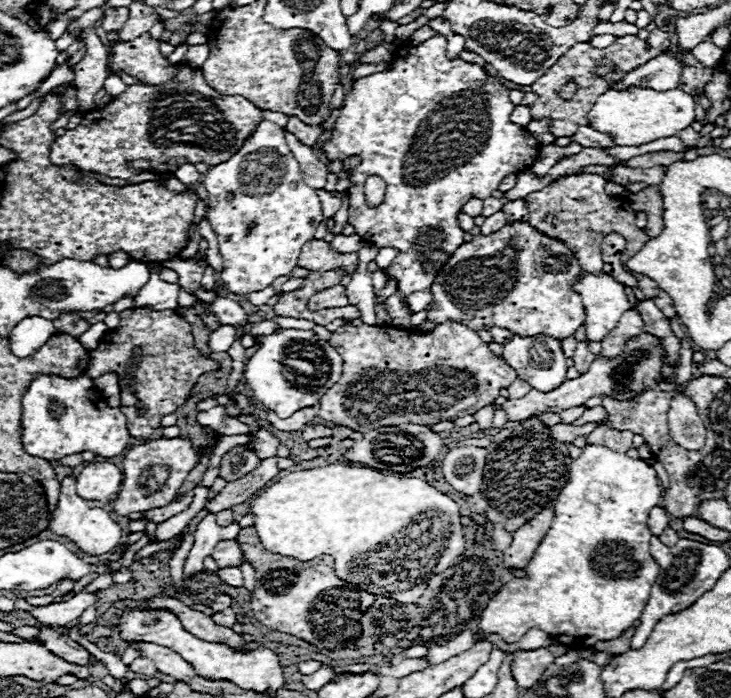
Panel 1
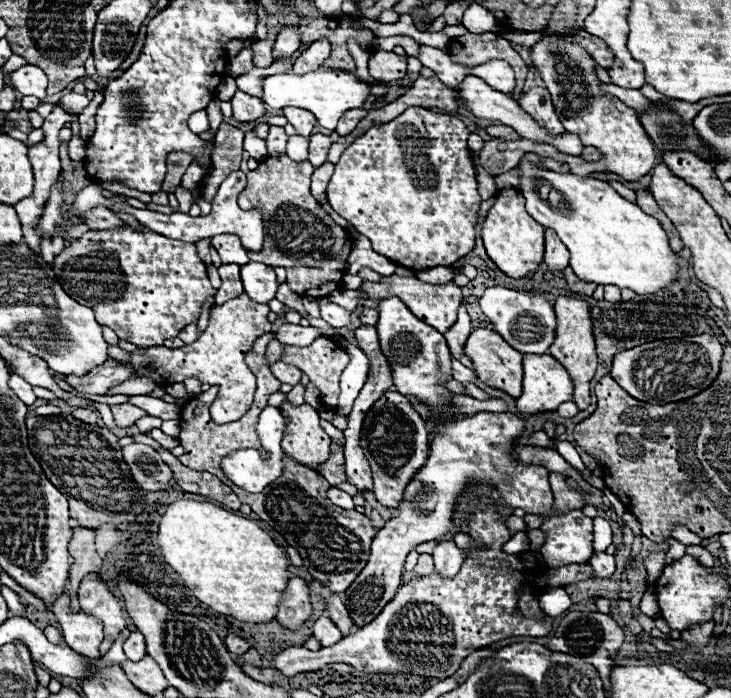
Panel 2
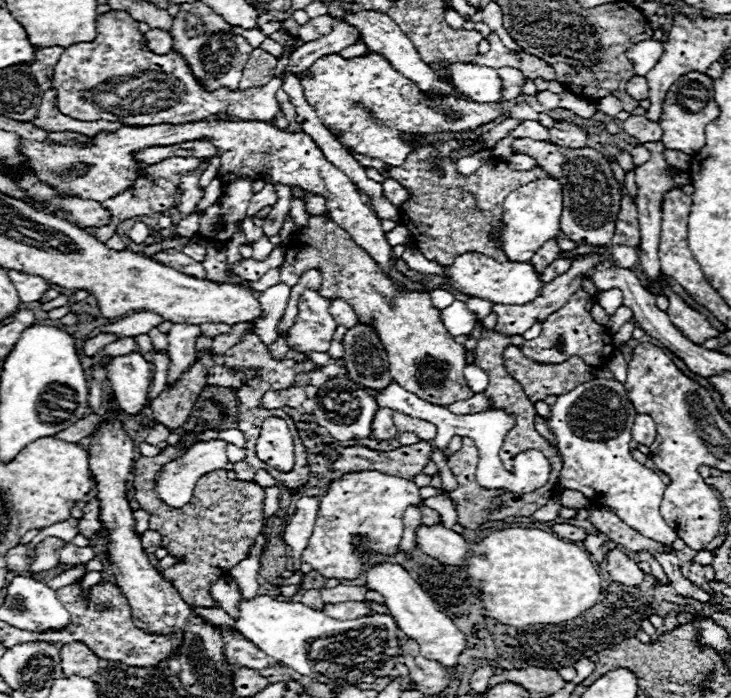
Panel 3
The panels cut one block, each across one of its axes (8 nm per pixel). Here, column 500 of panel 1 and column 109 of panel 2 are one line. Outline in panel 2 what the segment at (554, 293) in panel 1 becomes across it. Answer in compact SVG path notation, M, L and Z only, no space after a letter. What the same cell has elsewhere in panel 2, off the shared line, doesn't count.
M116 226L108 230L88 230L54 258L52 268L64 292L76 302L90 306L98 324L112 328L118 338L140 348L162 346L166 338L174 338L182 328L198 322L204 304L212 302L212 296L216 294L194 244L166 238L148 228L132 230L130 226Z

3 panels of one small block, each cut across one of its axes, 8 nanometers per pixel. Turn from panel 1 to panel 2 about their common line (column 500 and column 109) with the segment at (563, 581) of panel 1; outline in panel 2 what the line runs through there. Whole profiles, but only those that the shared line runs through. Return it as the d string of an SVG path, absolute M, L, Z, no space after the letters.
M96 574L84 576L78 586L78 600L82 610L104 622L106 636L118 638L118 634L126 628L126 614L120 598L114 596L114 592L102 580L96 580Z

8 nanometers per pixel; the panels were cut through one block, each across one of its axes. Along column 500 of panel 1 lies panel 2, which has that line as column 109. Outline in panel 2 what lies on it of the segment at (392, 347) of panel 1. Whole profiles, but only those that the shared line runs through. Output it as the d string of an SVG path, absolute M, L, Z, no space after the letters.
M240 294L238 298L212 308L208 328L202 332L202 336L194 344L182 346L178 350L170 350L166 346L146 348L146 350L142 350L142 354L132 354L132 360L128 366L108 358L102 366L94 368L90 374L68 376L66 382L86 396L96 396L96 394L102 396L110 388L122 384L124 380L128 380L132 376L148 376L148 378L156 380L156 384L162 384L162 386L182 382L188 376L196 376L200 382L216 384L220 388L216 400L210 406L212 420L216 424L236 422L238 418L242 418L246 414L246 410L250 410L252 400L254 400L256 380L254 380L254 374L250 372L250 368L246 366L244 356L256 338L260 338L262 334L272 330L272 324L266 318L268 312L270 312L270 308L266 304L256 304L246 294Z

